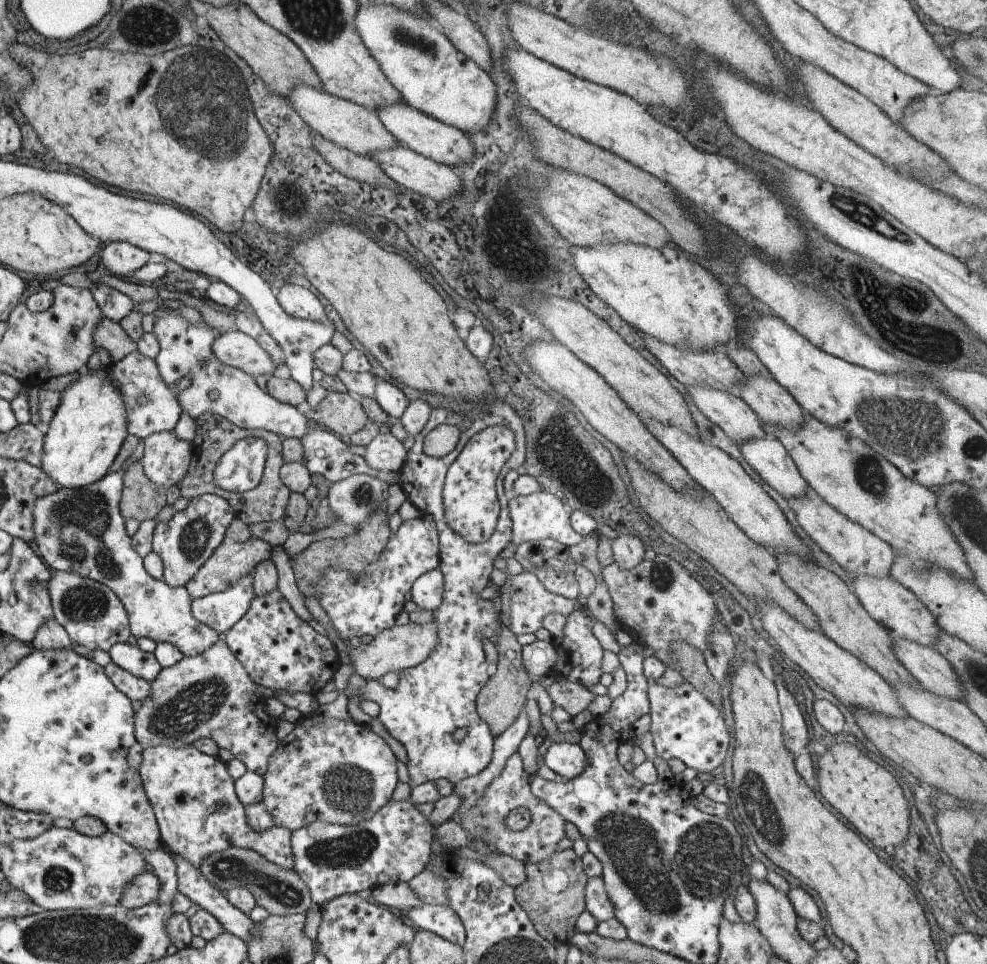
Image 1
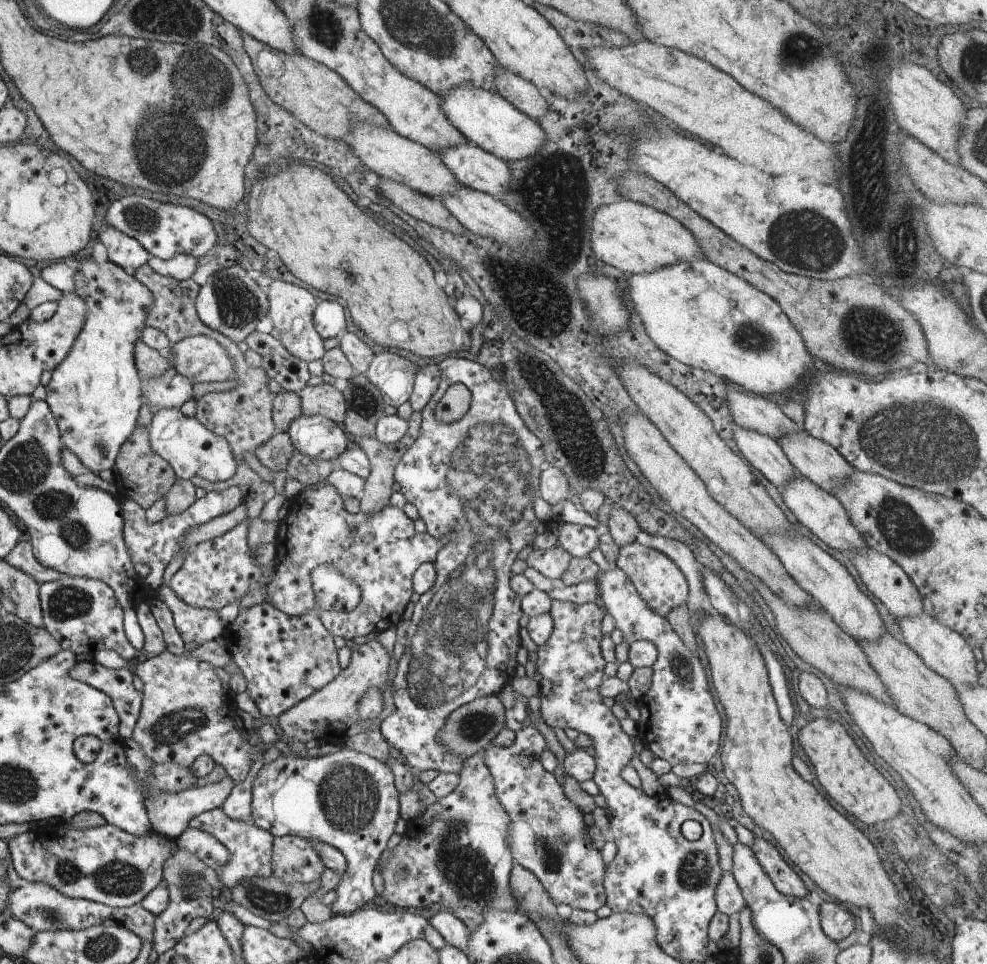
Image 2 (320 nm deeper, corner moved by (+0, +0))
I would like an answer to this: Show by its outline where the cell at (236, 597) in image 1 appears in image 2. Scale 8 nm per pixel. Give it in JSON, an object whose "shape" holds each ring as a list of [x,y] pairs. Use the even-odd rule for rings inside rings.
{"shape":[[[159,584],[156,595],[171,608],[172,625],[181,633],[186,645],[201,645],[222,636],[225,626],[220,621],[218,611],[186,604],[168,584]]]}

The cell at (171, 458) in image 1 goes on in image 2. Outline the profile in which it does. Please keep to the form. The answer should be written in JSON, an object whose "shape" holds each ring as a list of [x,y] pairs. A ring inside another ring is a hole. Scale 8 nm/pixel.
{"shape":[[[166,407],[155,412],[149,423],[150,442],[154,450],[169,461],[178,479],[188,480],[200,475],[210,482],[231,479],[237,471],[238,460],[229,442],[220,435],[210,432],[196,417],[186,416],[181,408]]]}

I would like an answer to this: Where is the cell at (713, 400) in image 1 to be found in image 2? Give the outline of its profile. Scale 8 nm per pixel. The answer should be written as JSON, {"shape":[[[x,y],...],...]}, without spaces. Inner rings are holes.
{"shape":[[[738,426],[732,437],[748,464],[760,470],[779,490],[796,478],[796,469],[773,438]]]}

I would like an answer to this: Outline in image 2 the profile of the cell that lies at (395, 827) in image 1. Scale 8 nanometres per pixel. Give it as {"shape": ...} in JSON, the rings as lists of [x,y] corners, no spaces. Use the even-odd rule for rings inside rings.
{"shape":[[[284,835],[273,840],[272,869],[282,882],[317,885],[325,865],[305,837]]]}

